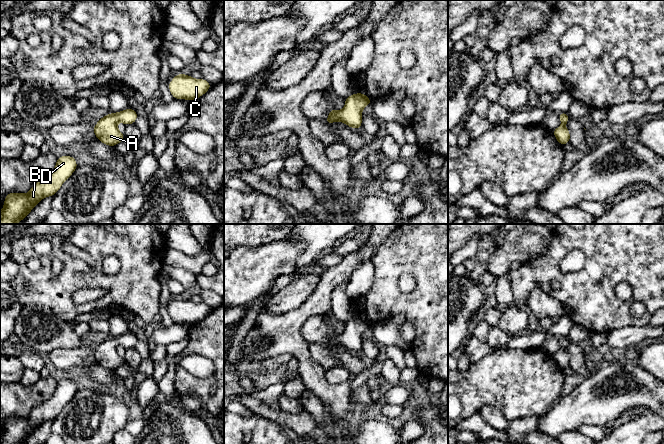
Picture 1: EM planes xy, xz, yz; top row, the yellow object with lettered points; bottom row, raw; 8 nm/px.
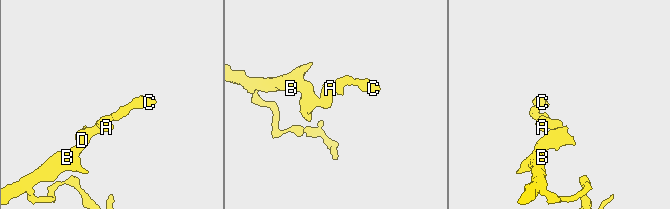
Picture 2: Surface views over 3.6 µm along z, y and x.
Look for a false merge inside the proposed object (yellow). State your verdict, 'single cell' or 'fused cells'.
single cell

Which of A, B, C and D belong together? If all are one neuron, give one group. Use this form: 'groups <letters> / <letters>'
groups A B C D

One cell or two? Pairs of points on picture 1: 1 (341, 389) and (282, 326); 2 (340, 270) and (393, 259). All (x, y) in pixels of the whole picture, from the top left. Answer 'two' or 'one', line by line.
1: one
2: two

